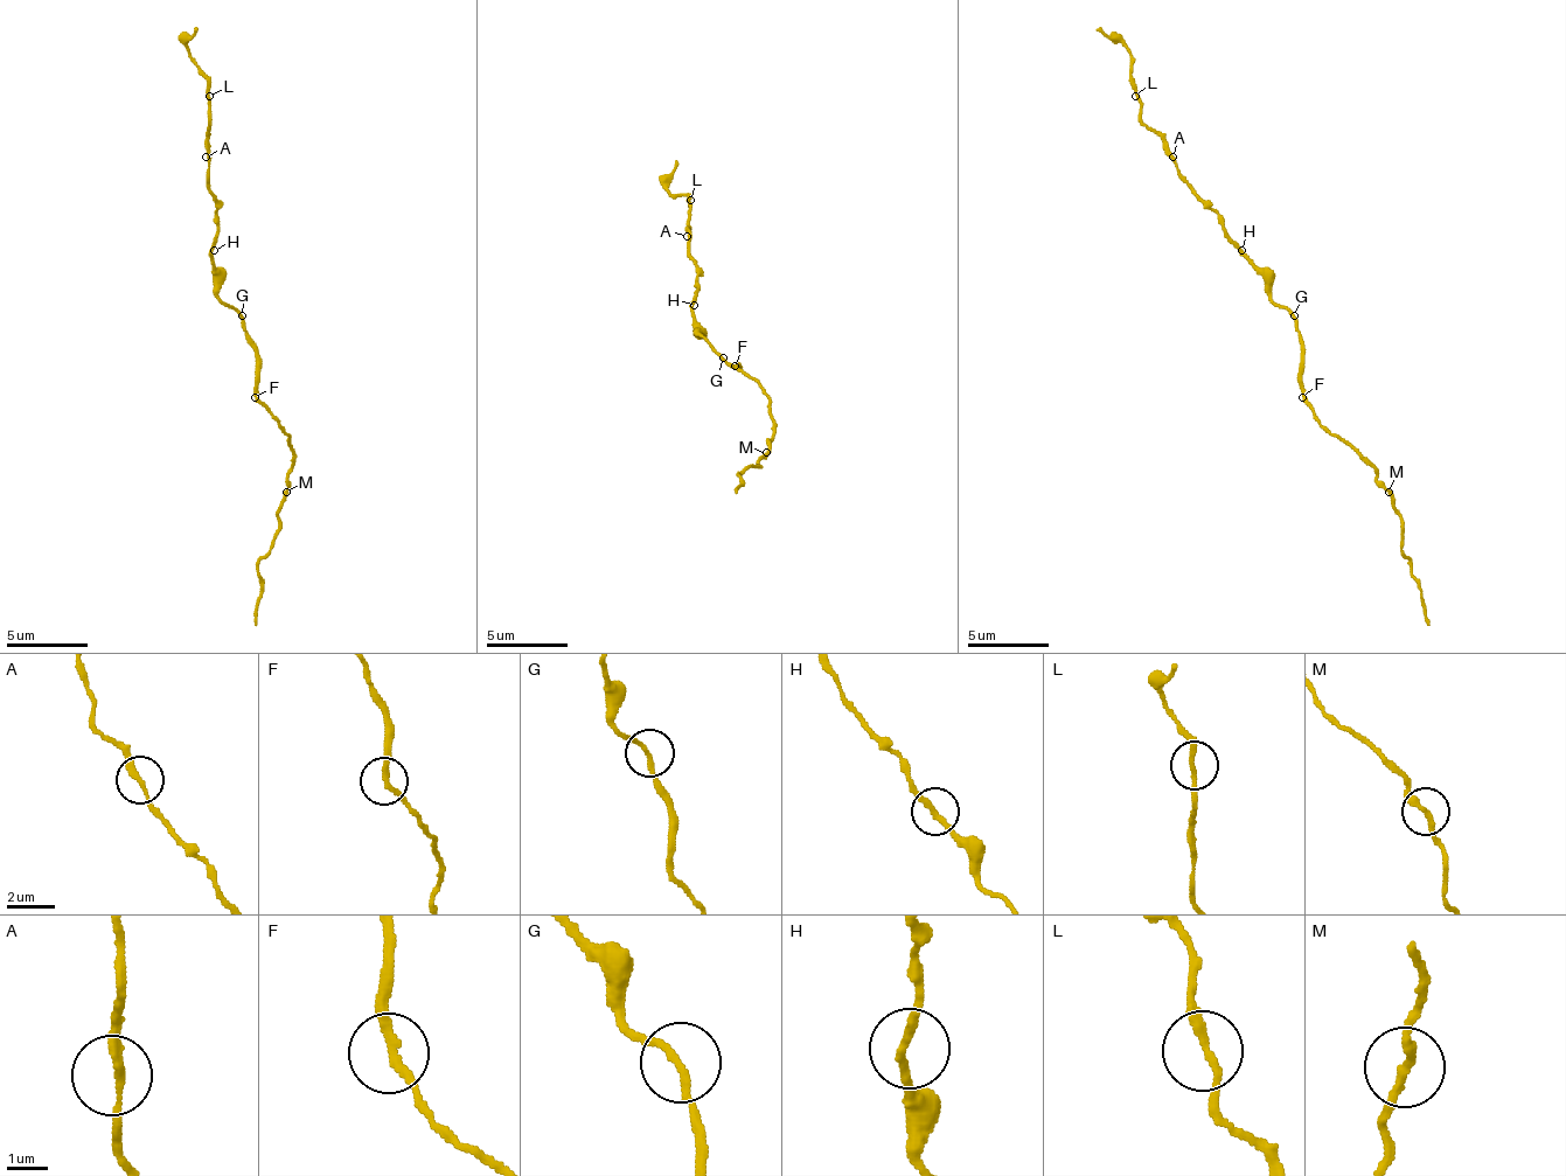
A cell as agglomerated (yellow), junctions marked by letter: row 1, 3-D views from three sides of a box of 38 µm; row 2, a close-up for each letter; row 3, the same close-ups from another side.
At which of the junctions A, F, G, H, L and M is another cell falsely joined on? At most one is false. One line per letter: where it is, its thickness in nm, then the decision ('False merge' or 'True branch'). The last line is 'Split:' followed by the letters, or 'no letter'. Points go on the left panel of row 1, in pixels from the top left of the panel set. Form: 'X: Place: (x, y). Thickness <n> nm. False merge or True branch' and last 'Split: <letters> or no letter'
A: Place: (206, 157). Thickness 200 nm. True branch
F: Place: (255, 397). Thickness 200 nm. True branch
G: Place: (242, 315). Thickness 170 nm. True branch
H: Place: (214, 250). Thickness 200 nm. True branch
L: Place: (209, 96). Thickness 200 nm. True branch
M: Place: (286, 492). Thickness 240 nm. True branch
Split: no letter

